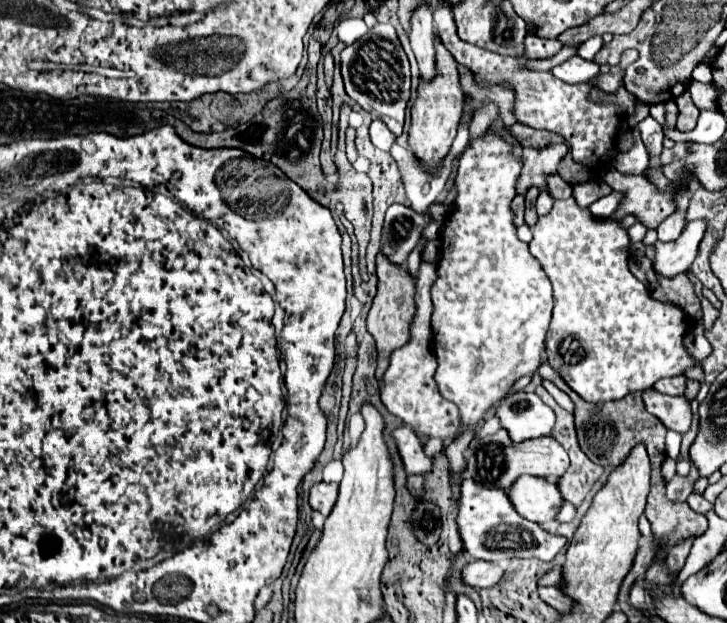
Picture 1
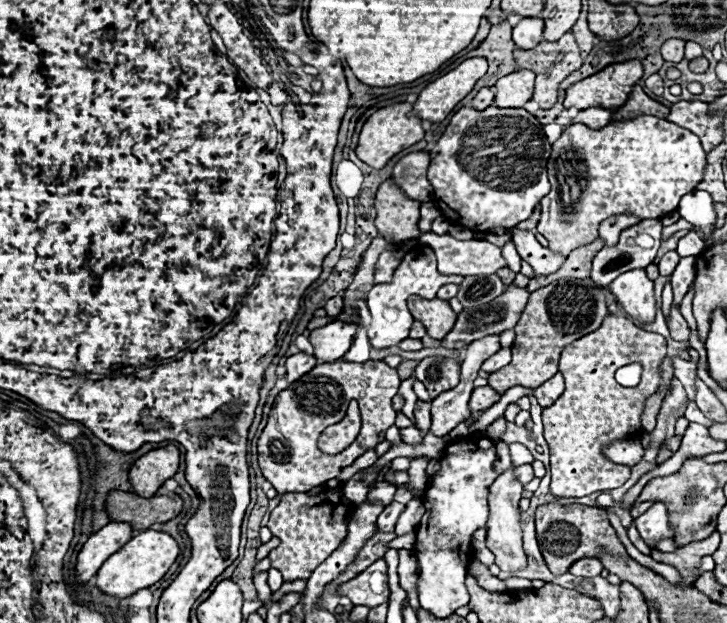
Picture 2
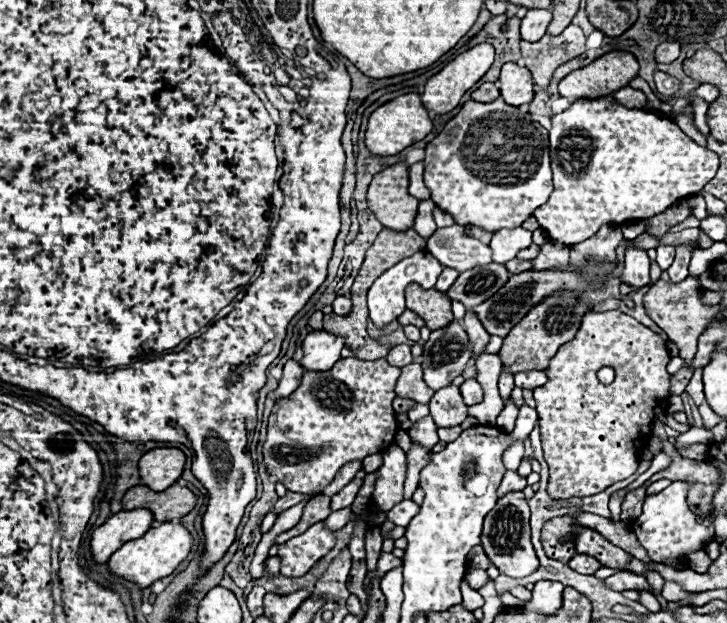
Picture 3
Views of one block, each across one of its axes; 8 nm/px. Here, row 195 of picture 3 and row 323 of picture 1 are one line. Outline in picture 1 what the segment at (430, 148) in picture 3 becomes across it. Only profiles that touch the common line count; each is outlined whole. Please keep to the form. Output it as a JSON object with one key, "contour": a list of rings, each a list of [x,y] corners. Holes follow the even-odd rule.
{"contour":[[[488,128],[484,134],[480,134],[478,138],[470,140],[466,150],[460,154],[458,158],[458,172],[454,178],[454,188],[456,188],[456,208],[454,212],[446,218],[442,234],[440,234],[440,242],[442,242],[442,256],[438,262],[438,280],[432,284],[430,288],[430,298],[434,304],[432,310],[432,332],[434,332],[434,352],[438,358],[438,368],[434,374],[434,380],[438,384],[440,394],[454,402],[460,410],[460,418],[462,418],[462,434],[460,436],[474,436],[474,428],[478,426],[478,422],[484,418],[486,410],[490,410],[498,400],[502,400],[508,390],[512,388],[512,384],[520,378],[520,376],[532,376],[538,372],[538,368],[542,366],[542,362],[546,360],[546,328],[550,328],[550,316],[552,316],[552,284],[546,276],[546,272],[542,272],[542,266],[538,264],[538,260],[534,260],[534,256],[530,256],[530,248],[526,242],[518,240],[518,228],[514,224],[514,212],[512,212],[512,200],[516,196],[516,180],[522,172],[522,158],[520,154],[514,150],[512,144],[508,144],[502,134],[498,134],[496,130]]]}

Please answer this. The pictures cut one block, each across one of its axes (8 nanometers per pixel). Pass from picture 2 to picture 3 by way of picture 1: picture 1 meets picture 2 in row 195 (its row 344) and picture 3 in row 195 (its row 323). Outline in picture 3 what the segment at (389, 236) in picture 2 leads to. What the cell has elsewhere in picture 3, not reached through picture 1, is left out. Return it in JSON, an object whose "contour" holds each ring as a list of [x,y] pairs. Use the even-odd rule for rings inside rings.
{"contour":[[[392,164],[374,174],[368,188],[368,206],[390,230],[408,230],[414,224],[418,202],[408,194],[408,164]]]}

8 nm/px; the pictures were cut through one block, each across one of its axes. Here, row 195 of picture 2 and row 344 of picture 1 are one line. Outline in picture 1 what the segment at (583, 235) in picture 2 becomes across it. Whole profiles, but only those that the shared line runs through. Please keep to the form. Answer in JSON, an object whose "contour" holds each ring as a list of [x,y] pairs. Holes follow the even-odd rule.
{"contour":[[[576,198],[554,200],[552,210],[540,216],[532,226],[534,238],[530,252],[538,258],[554,288],[552,324],[546,334],[548,364],[588,402],[620,400],[630,392],[648,390],[660,378],[684,374],[694,366],[694,358],[684,346],[690,330],[690,318],[682,306],[652,298],[652,290],[644,286],[628,268],[630,236],[620,226],[620,220],[596,218],[590,208],[580,208]]]}

